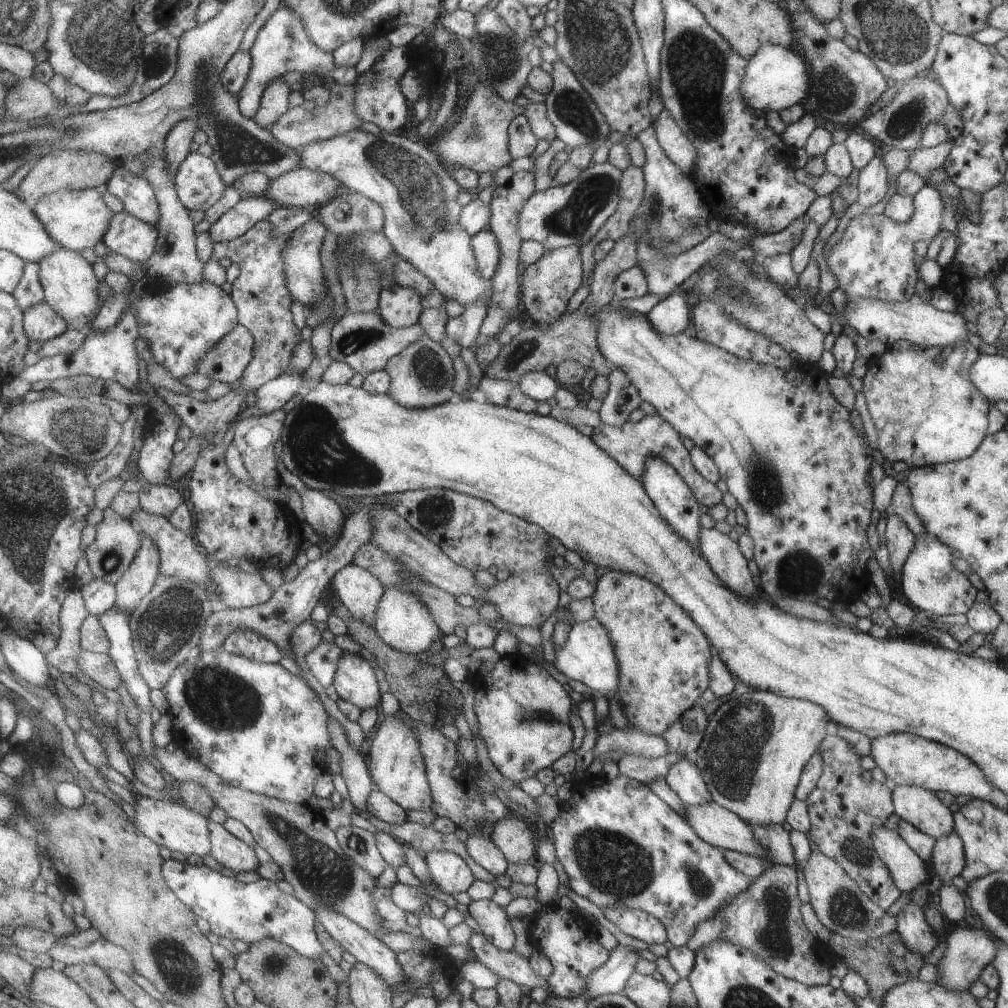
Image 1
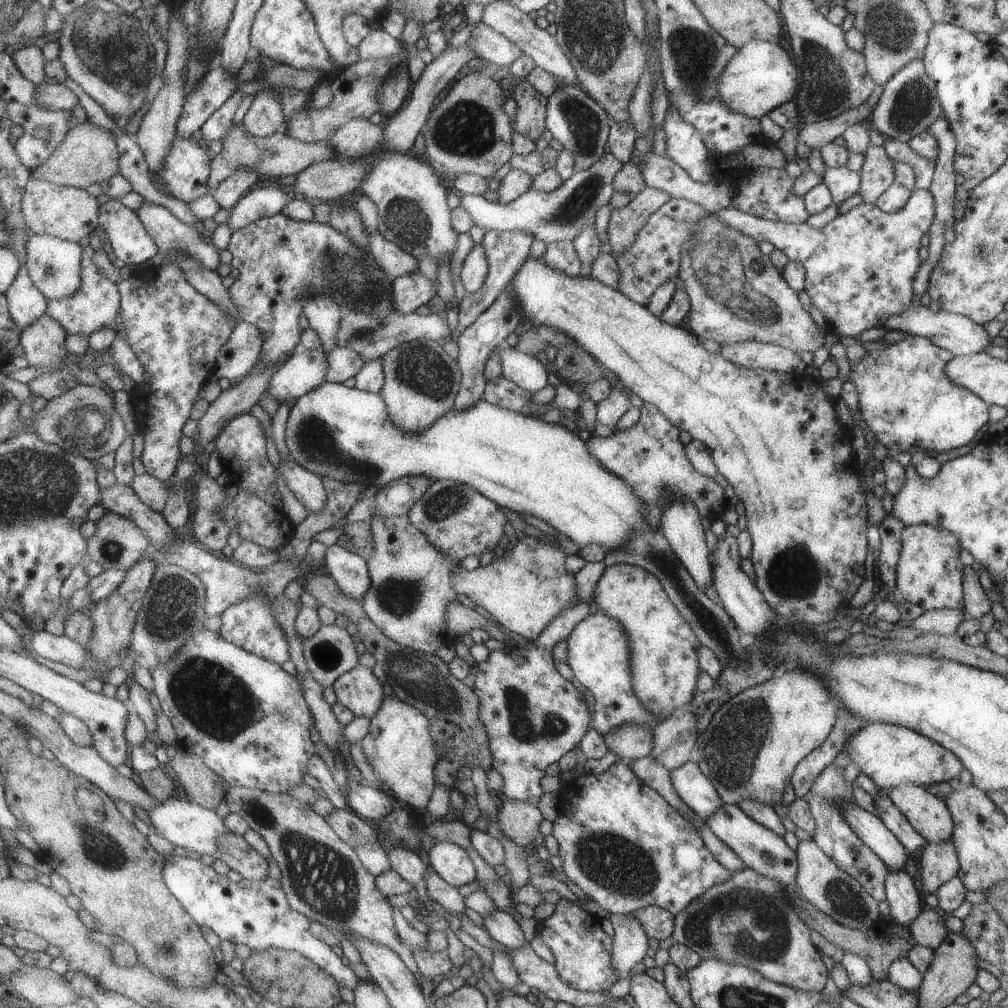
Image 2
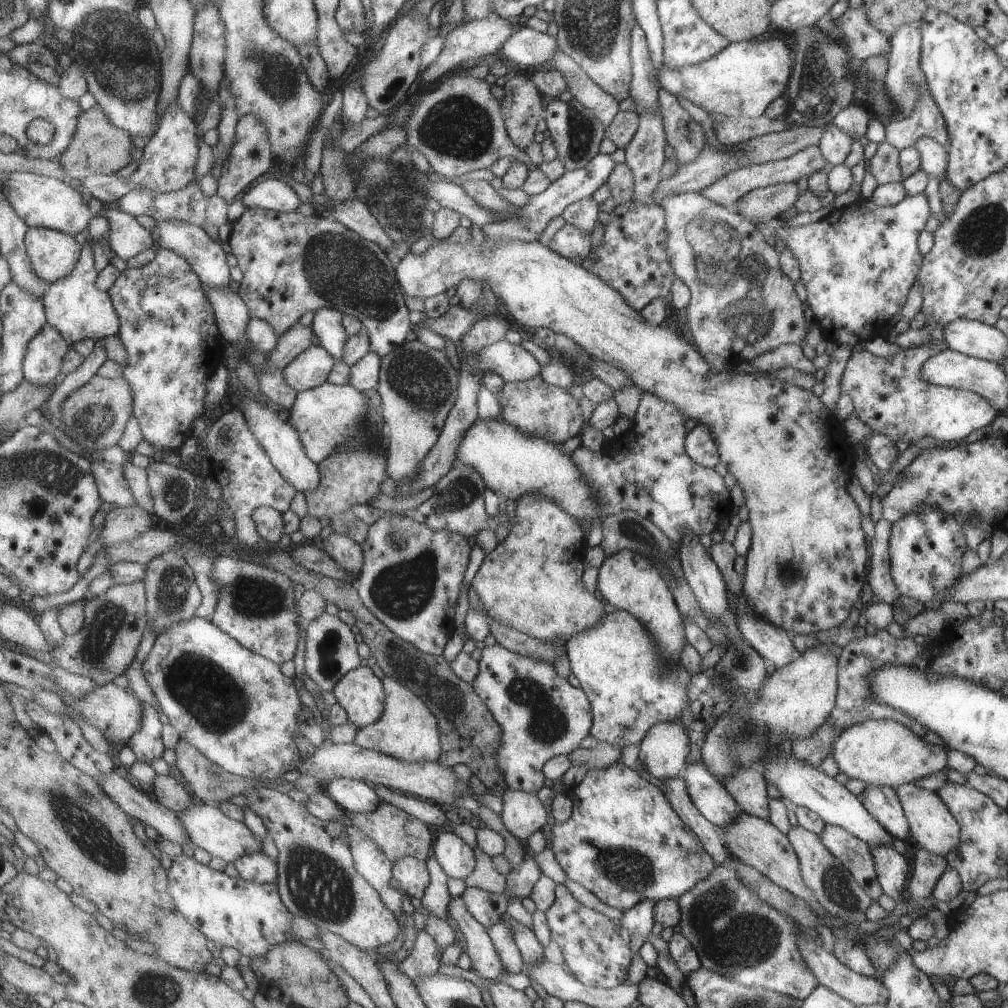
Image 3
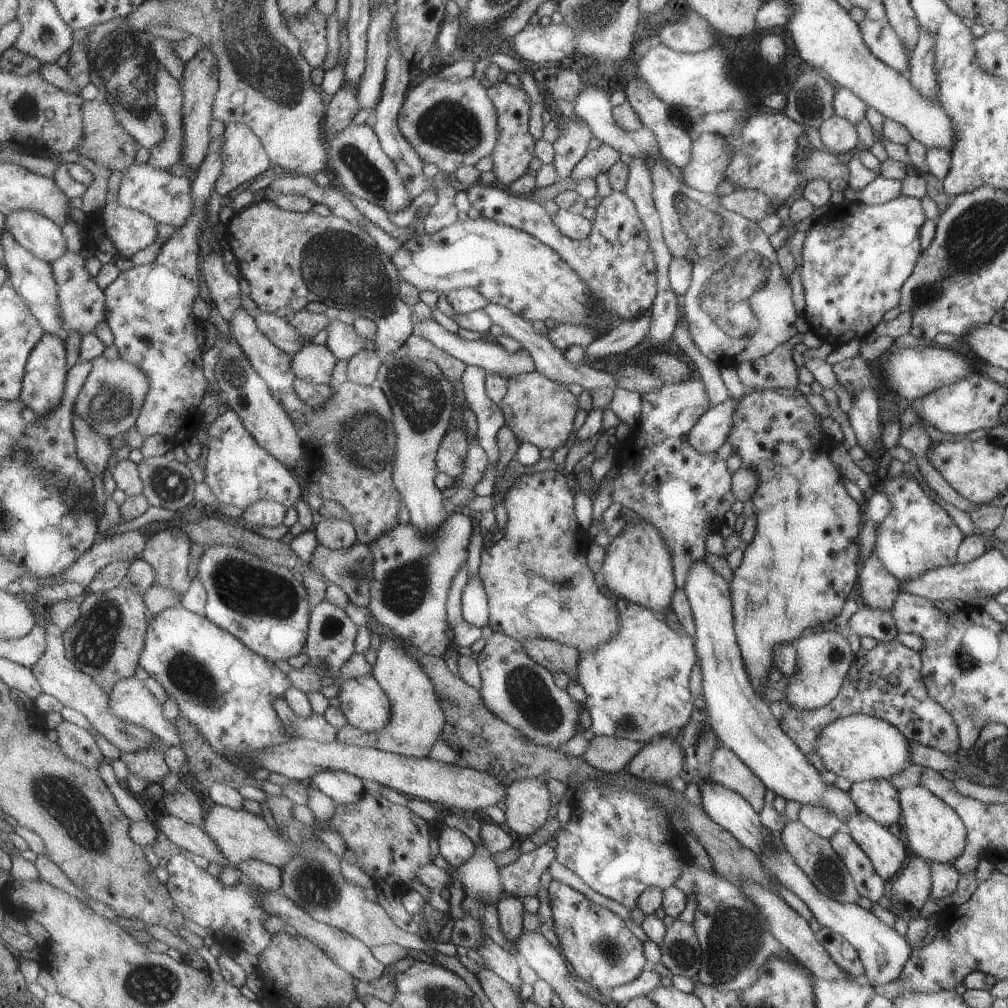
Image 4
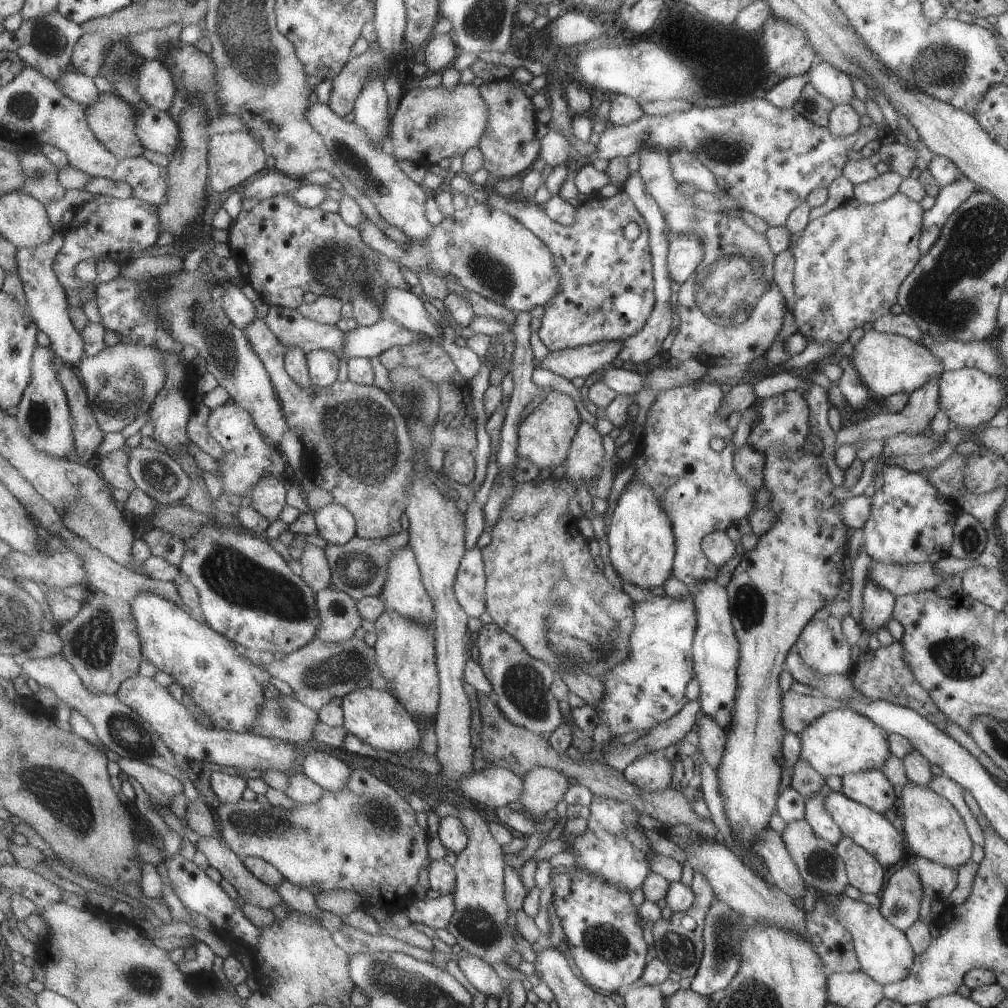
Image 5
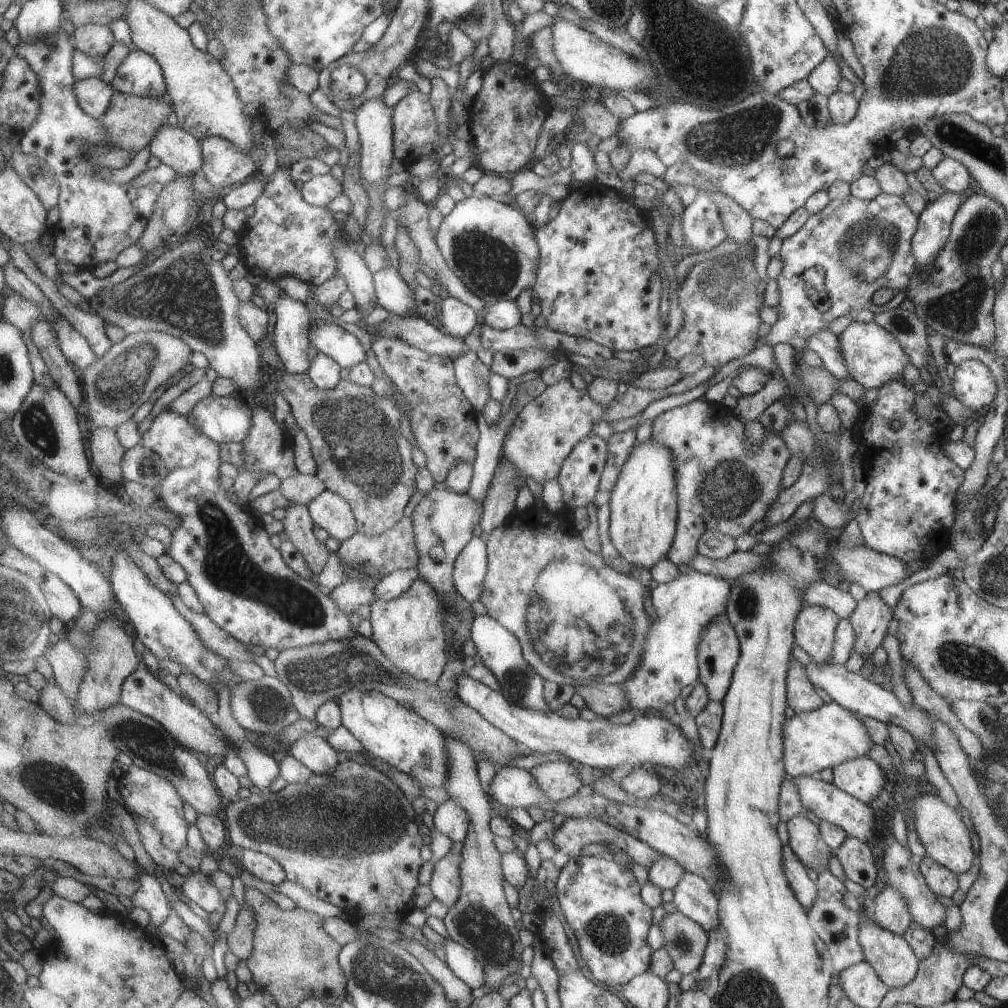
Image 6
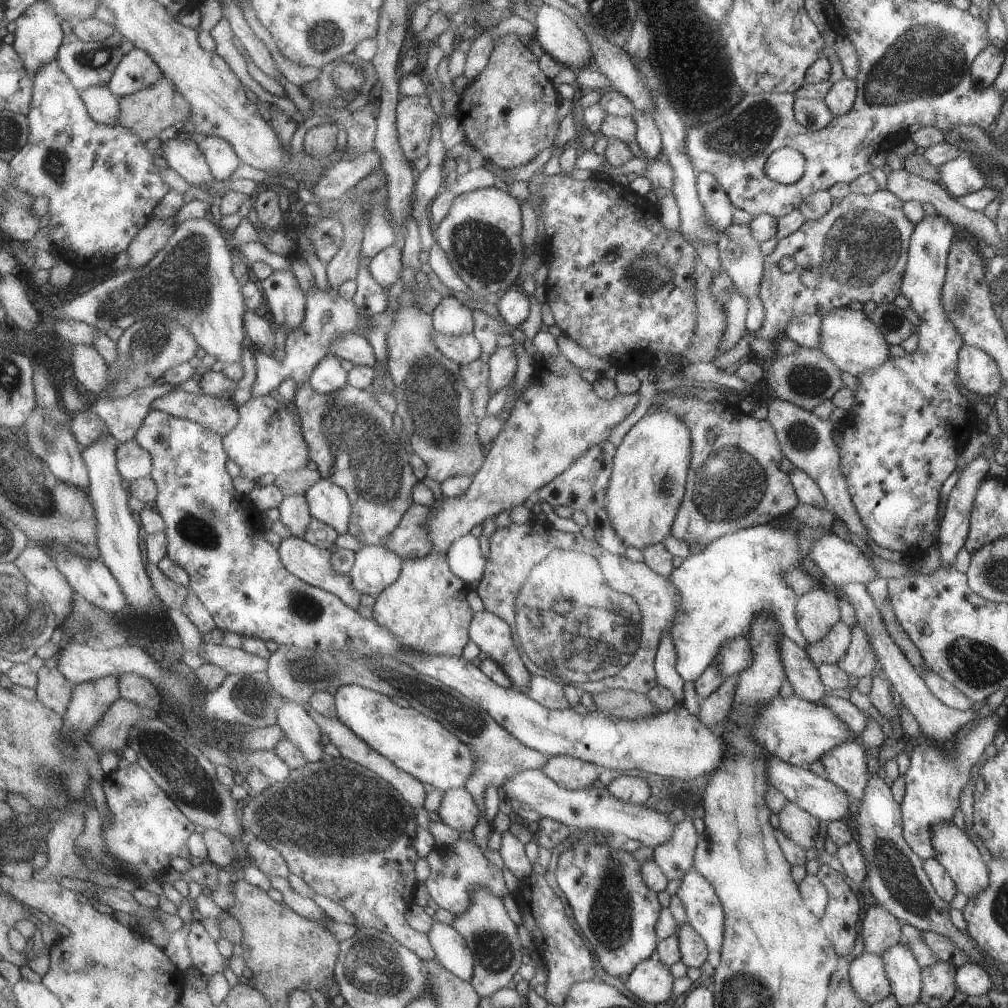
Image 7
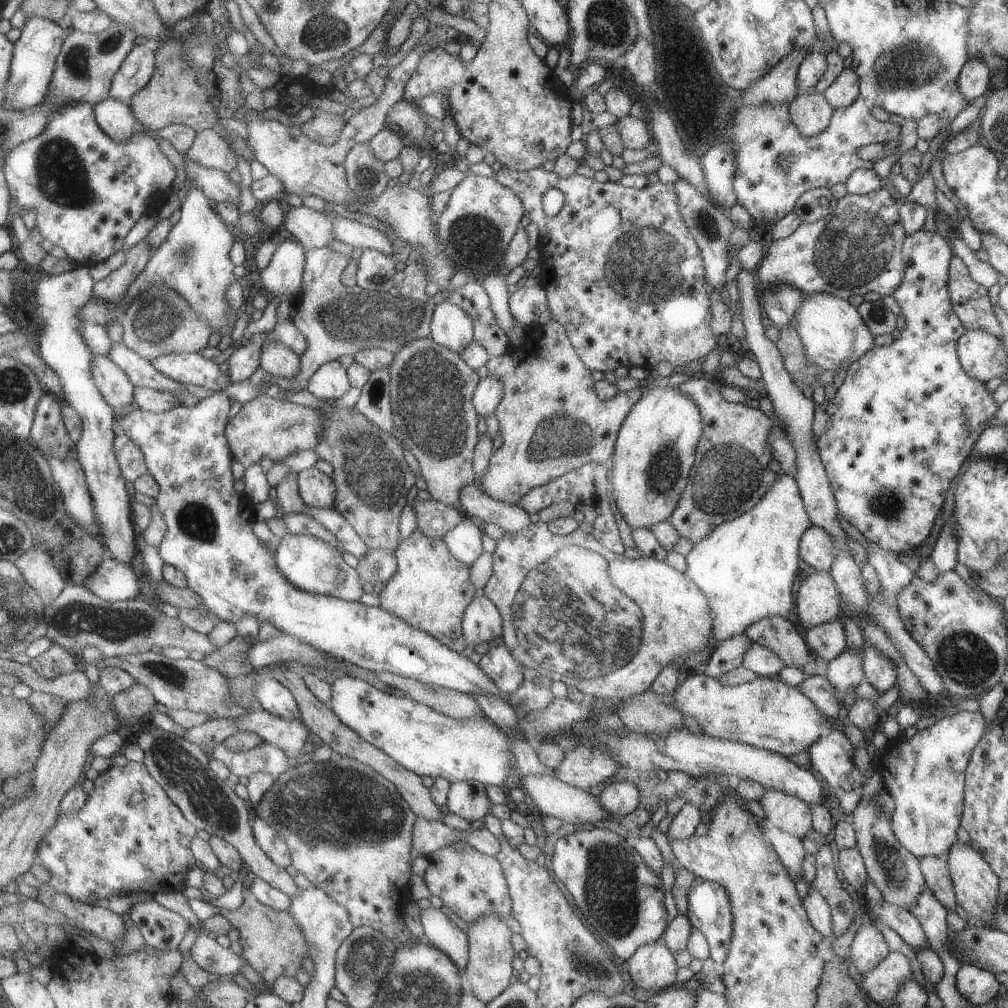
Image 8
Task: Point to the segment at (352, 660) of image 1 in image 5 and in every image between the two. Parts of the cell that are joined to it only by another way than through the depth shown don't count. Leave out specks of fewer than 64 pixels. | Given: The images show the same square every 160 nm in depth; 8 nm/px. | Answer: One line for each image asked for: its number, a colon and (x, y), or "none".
2: (359, 690)
3: (360, 692)
4: (364, 701)
5: (375, 715)

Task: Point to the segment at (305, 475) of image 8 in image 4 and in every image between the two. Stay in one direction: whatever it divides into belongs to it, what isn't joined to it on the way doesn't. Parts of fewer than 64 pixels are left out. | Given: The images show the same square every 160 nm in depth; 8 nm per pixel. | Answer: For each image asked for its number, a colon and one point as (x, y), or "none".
4: (335, 534)
5: (337, 524)
6: (332, 512)
7: (328, 502)

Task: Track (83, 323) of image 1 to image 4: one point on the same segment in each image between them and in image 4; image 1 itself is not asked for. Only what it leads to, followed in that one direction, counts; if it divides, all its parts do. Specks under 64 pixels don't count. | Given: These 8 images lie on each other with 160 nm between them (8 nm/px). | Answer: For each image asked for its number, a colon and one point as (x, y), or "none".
2: (55, 265)
3: (54, 254)
4: (44, 238)

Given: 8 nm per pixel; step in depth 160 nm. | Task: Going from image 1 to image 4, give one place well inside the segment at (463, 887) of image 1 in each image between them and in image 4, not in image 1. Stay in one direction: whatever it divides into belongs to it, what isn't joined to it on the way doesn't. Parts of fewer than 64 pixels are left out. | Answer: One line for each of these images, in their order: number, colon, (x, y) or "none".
2: (452, 862)
3: (458, 859)
4: (456, 847)

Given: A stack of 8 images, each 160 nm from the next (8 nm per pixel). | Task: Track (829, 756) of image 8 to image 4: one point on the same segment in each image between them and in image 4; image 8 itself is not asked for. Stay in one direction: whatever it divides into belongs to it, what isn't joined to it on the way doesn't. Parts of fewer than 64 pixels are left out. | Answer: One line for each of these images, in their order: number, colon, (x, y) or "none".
4: (876, 798)
5: (870, 788)
6: (862, 778)
7: (845, 765)

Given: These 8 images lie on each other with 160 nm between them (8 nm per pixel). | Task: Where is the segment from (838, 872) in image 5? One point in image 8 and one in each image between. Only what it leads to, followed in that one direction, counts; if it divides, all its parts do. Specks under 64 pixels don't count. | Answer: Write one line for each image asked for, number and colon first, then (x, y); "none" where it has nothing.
6: (805, 841)
7: (795, 824)
8: (787, 812)

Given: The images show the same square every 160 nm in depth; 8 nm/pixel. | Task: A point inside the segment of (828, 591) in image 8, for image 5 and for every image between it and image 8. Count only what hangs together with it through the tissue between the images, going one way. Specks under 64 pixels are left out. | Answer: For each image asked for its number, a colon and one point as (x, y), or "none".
5: (822, 646)
6: (814, 628)
7: (816, 611)

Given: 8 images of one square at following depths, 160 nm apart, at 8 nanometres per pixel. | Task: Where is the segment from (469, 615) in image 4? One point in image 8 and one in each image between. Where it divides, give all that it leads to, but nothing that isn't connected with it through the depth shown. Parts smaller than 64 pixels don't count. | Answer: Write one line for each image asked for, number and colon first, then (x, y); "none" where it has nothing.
5: (471, 581)
6: (471, 569)
7: (466, 558)
8: (466, 542)

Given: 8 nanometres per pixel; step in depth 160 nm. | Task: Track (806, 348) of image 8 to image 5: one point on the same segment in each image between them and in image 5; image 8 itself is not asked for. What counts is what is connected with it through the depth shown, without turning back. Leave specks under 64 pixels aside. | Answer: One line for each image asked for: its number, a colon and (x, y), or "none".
5: (886, 364)
6: (872, 356)
7: (848, 338)

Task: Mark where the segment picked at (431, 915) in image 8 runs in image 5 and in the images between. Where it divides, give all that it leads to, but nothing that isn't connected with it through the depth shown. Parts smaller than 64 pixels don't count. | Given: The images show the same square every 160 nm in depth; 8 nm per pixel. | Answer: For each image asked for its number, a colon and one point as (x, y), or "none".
5: (479, 972)
6: (462, 961)
7: (454, 953)

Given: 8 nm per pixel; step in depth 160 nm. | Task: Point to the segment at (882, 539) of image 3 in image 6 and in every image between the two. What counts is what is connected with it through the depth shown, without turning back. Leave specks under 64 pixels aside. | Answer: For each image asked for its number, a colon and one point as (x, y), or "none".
4: (879, 588)
5: (877, 604)
6: (869, 620)

